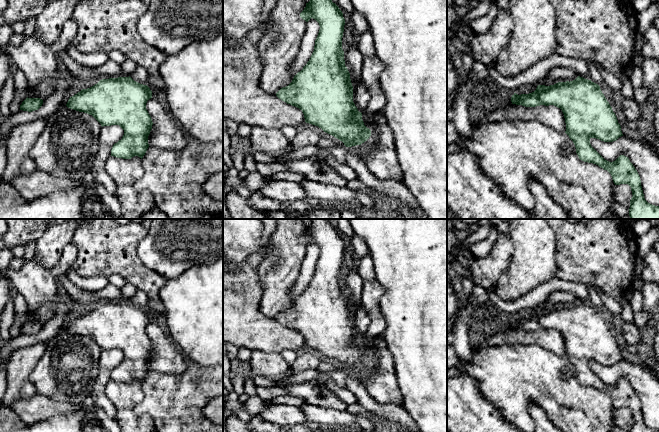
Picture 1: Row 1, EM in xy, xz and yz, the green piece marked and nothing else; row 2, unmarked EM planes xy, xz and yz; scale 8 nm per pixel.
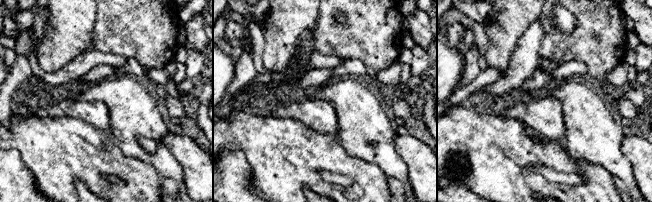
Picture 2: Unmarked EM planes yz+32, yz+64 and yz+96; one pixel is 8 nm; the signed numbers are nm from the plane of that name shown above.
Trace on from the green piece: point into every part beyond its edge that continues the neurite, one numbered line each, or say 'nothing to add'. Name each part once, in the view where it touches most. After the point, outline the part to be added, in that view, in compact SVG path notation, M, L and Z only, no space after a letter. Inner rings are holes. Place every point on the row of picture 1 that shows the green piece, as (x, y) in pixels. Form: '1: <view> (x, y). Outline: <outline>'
nothing to add

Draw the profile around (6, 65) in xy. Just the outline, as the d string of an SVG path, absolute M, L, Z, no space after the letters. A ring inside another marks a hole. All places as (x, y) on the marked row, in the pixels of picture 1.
M0 53L0 90L13 69L13 63L7 53Z

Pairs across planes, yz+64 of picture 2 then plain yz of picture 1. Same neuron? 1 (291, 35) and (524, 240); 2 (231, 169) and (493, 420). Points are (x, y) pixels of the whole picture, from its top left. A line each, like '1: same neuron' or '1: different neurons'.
1: same neuron
2: same neuron

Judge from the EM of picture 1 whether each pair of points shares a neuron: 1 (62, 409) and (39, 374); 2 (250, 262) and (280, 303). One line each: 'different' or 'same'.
1: different
2: different

